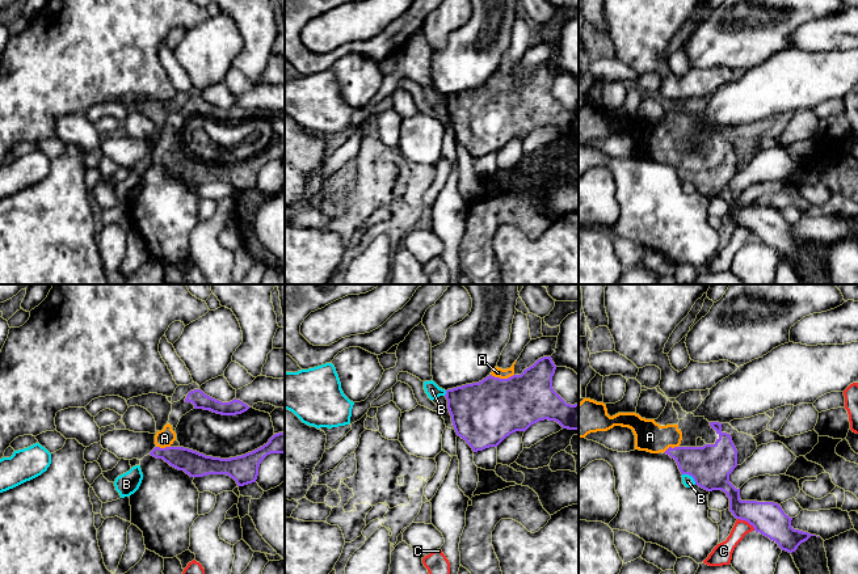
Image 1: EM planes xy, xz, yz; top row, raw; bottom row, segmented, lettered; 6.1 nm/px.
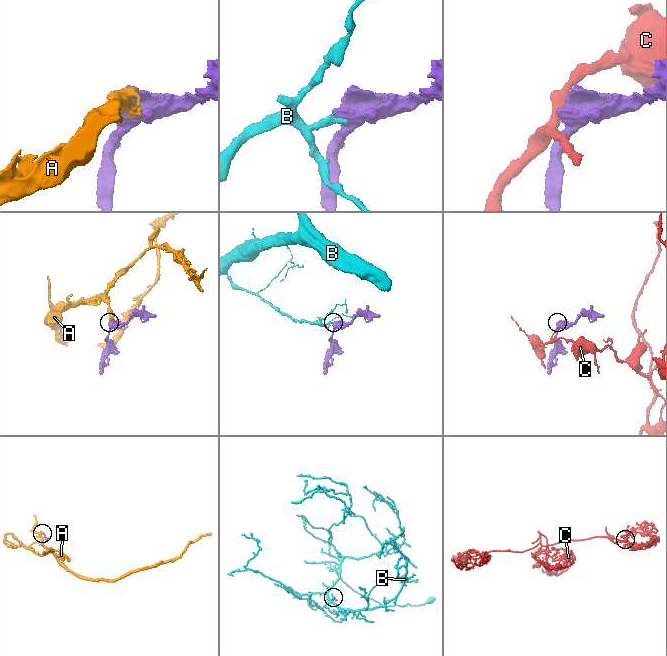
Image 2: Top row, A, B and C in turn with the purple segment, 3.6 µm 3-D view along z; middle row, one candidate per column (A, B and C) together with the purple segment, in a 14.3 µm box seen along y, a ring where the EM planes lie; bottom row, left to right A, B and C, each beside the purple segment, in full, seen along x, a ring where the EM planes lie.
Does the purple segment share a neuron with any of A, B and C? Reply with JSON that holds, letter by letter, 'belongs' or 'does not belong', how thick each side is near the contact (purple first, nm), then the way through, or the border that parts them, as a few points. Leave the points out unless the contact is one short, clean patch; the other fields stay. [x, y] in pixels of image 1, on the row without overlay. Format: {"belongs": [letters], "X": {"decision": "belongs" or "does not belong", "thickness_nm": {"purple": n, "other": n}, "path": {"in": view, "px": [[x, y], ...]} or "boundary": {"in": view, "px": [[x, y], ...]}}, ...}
{"belongs": ["A"], "A": {"decision": "belongs", "thickness_nm": {"purple": 400, "other": 60}, "path": {"in": "xz", "px": [[484, 119], [503, 101], [503, 85], [497, 79]]}}, "B": {"decision": "does not belong", "thickness_nm": {"purple": 260, "other": 70}, "boundary": {"in": "yz", "px": [[682, 180], [688, 180], [695, 190]]}}, "C": {"decision": "does not belong", "thickness_nm": {"purple": 200, "other": 110}, "boundary": {"in": "yz", "px": [[737, 224], [747, 228], [755, 236]]}}}

